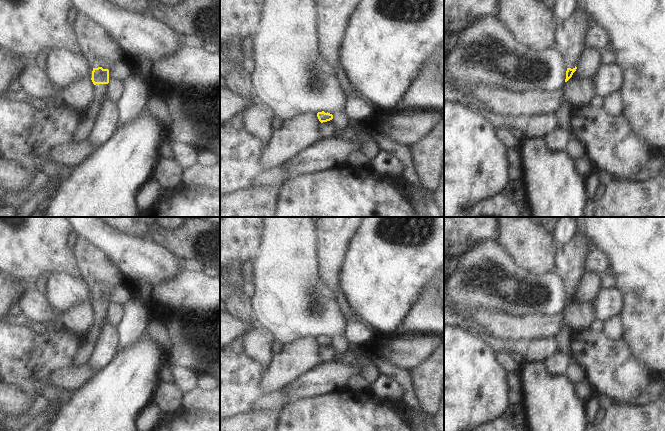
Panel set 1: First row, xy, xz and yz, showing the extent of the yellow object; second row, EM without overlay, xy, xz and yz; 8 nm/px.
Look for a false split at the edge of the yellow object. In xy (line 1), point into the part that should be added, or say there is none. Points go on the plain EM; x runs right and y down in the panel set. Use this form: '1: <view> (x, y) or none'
1: xy (99, 270)

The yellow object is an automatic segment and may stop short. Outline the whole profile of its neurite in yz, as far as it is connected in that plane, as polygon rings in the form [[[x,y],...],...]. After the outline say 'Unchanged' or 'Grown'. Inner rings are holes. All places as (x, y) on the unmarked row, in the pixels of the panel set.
[[[579,228],[567,243],[556,244],[554,272],[562,278],[567,290],[565,306],[577,293],[577,285],[591,247],[588,236]]]. Grown.

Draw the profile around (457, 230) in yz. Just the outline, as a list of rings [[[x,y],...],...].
[[[444,217],[444,245],[450,247],[470,241],[496,237],[501,224],[498,217]]]

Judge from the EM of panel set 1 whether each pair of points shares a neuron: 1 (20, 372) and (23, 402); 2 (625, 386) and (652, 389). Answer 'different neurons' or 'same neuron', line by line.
1: different neurons
2: different neurons

